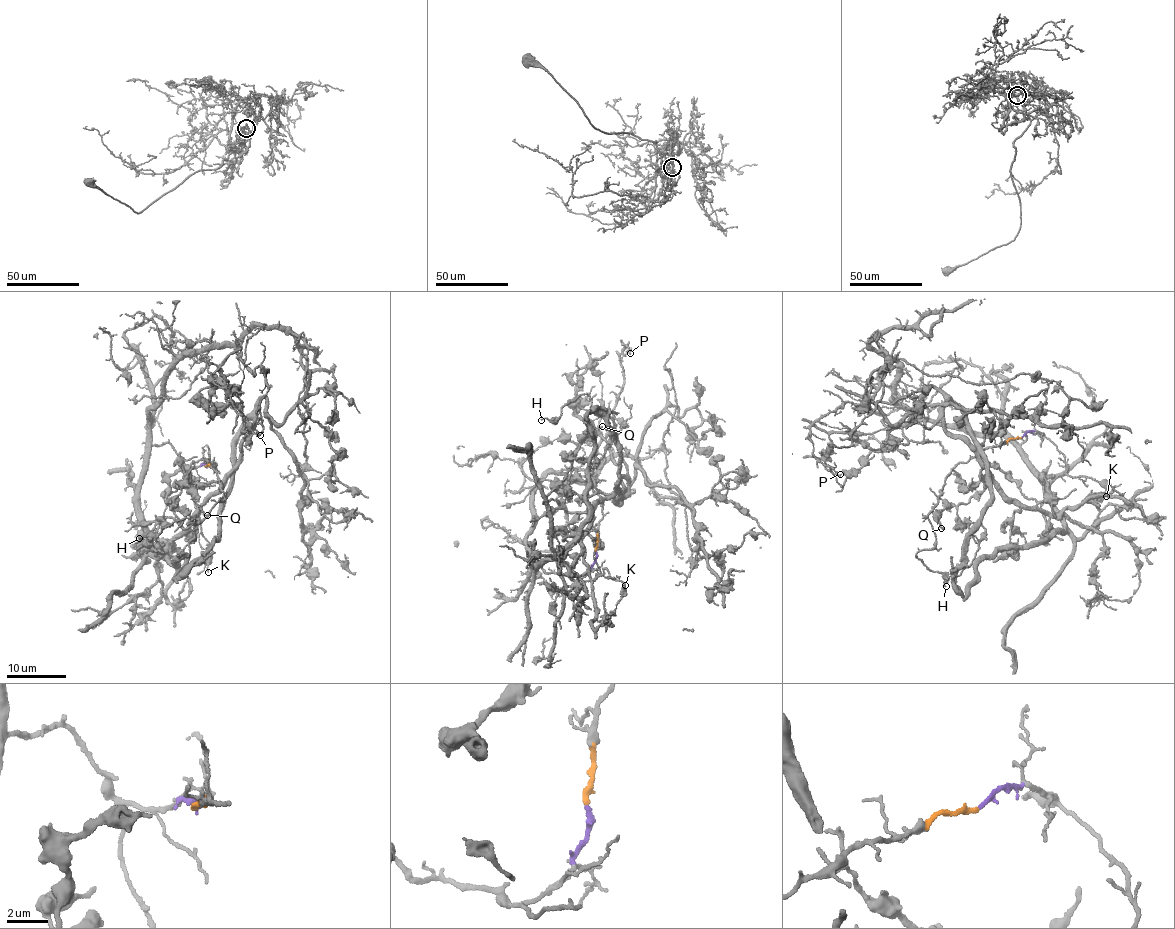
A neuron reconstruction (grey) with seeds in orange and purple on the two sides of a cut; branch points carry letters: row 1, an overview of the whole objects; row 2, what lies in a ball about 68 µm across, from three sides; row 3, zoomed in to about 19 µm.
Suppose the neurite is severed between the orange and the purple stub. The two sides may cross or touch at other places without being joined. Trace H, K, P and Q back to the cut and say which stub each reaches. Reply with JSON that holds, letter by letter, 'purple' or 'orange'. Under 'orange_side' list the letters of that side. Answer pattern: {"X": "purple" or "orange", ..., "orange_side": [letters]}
{"H": "orange", "K": "purple", "P": "purple", "Q": "purple", "orange_side": ["H"]}

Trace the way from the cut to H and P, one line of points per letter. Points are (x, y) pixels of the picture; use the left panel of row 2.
H: (206, 466), (216, 462), (207, 459), (225, 498), (199, 522), (186, 517), (138, 538)
P: (206, 466), (152, 444), (150, 407), (176, 361), (238, 342), (253, 375), (268, 370), (260, 435)

